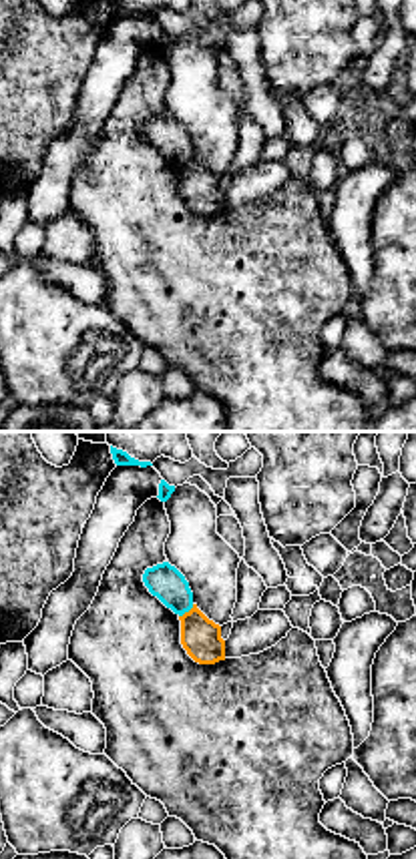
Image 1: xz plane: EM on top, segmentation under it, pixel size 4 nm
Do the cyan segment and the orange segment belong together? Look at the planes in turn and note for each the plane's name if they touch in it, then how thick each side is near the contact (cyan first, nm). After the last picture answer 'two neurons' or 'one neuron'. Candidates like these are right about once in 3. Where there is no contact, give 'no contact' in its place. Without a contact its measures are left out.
meets cyan in xz; 140 nm thick on the cyan side, 160 nm on the other

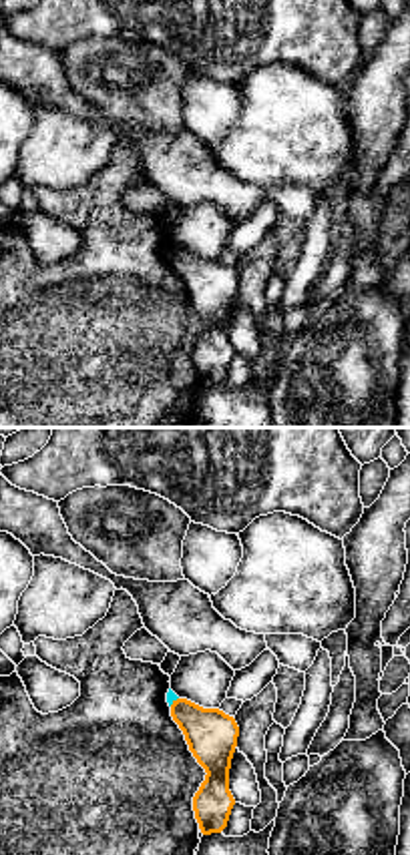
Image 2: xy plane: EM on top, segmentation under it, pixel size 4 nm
meets cyan in xy; 40 nm thick on the cyan side, 200 nm on the other

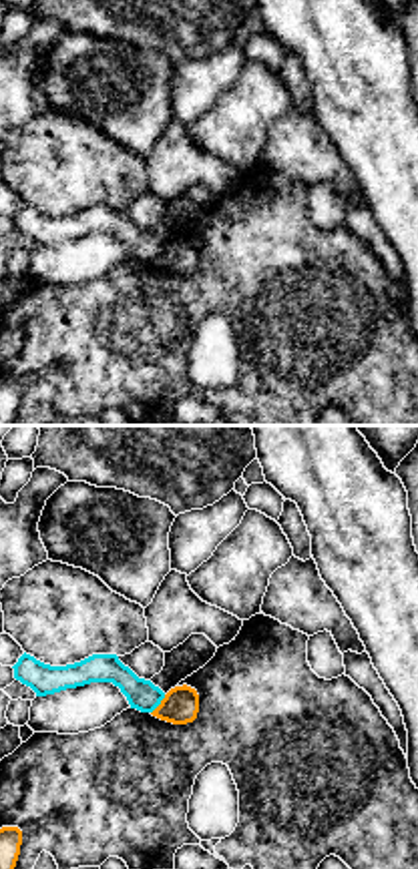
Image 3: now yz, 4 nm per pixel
meets cyan in yz; 120 nm thick on the cyan side, 140 nm on the other

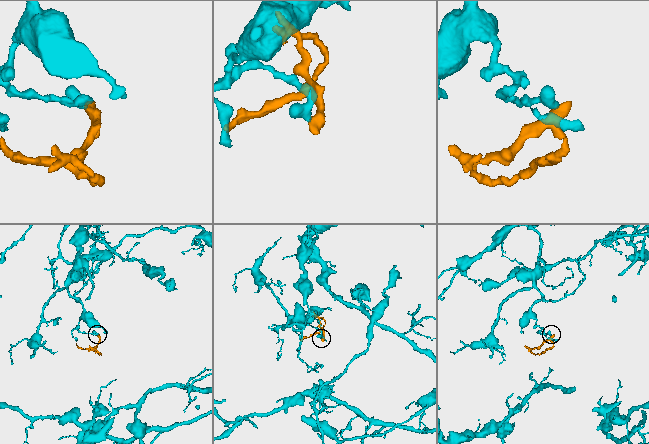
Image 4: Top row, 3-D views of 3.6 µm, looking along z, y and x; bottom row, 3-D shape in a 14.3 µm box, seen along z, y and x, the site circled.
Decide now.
two neurons

